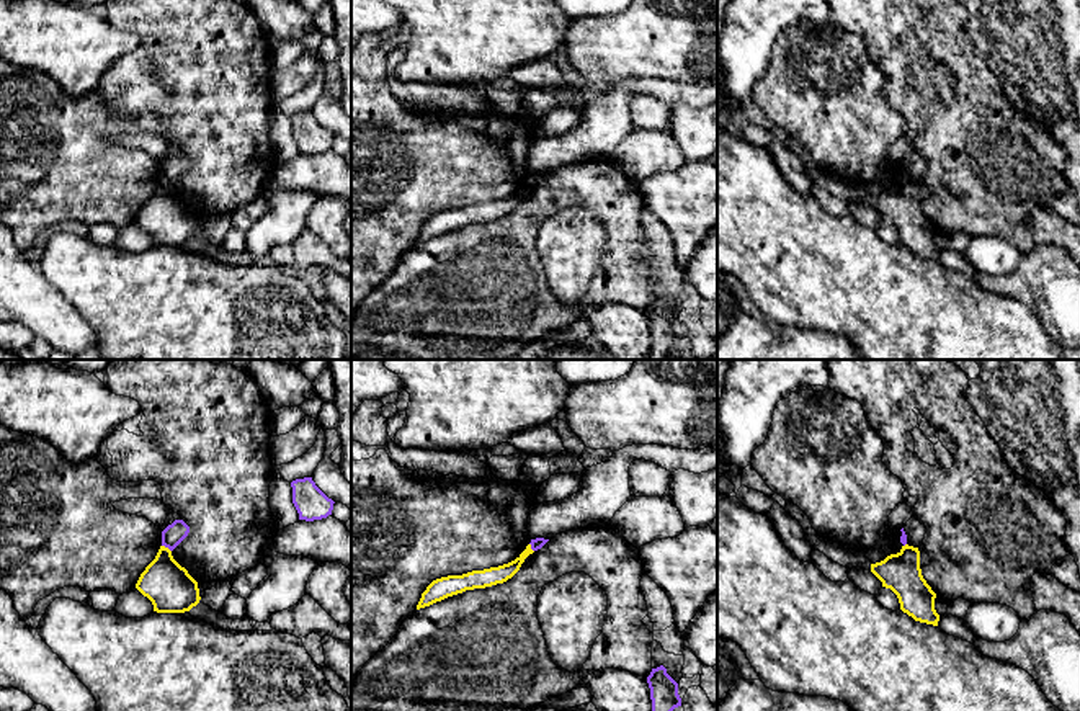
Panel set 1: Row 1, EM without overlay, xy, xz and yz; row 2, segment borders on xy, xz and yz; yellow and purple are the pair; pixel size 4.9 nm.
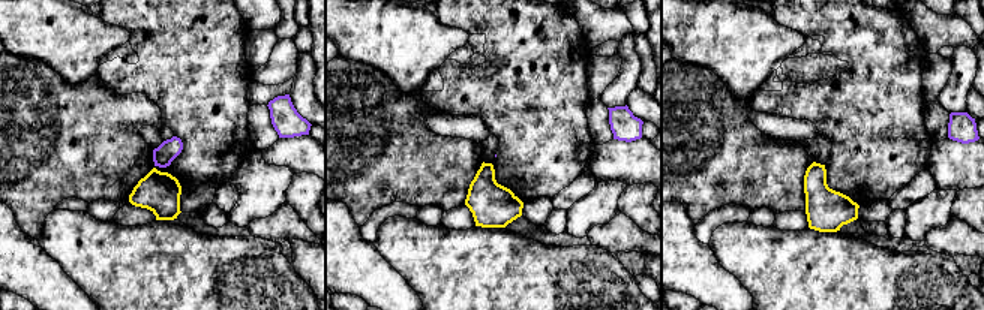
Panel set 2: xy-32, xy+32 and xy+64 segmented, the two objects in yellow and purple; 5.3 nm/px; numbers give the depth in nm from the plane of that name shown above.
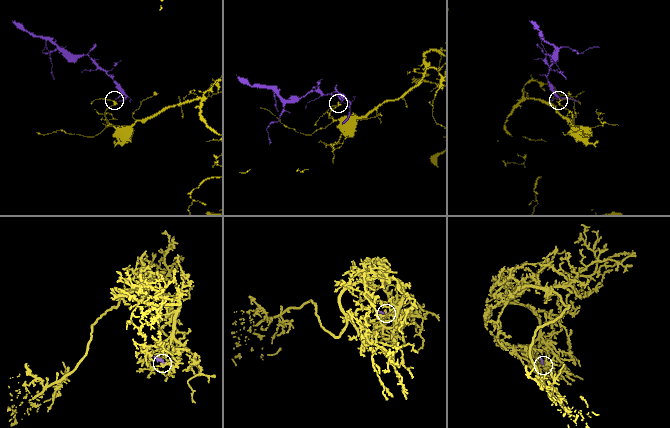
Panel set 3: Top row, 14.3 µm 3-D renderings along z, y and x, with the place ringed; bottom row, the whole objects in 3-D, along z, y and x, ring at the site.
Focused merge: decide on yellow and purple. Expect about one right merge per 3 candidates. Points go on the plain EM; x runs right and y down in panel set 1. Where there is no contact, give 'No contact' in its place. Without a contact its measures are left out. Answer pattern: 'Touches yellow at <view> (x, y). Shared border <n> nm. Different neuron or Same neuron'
Touches yellow at xy (167, 182). Shared border 60 nm. Different neuron

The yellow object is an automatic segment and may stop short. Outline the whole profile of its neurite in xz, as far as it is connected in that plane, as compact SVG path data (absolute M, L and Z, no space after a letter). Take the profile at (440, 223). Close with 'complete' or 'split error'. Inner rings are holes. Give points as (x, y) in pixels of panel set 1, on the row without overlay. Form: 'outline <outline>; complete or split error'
outline M528 178L526 183L515 195L508 198L484 204L472 204L462 209L448 209L436 212L422 227L417 244L430 240L448 230L462 227L466 224L485 222L497 217L503 217L520 204L524 193L533 186L534 185L531 183L531 178Z; complete

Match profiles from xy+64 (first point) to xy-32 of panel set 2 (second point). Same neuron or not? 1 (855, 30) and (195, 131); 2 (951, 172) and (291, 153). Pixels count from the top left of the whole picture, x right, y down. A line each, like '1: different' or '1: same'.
1: same
2: same

